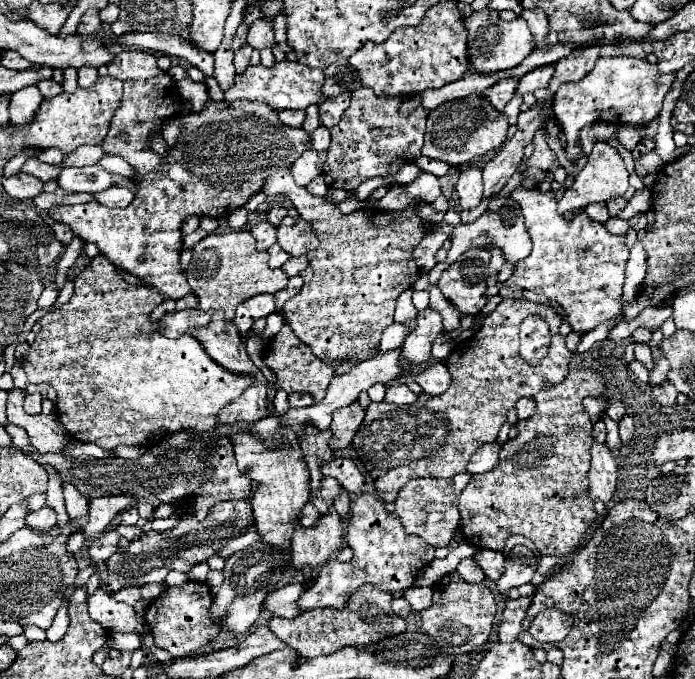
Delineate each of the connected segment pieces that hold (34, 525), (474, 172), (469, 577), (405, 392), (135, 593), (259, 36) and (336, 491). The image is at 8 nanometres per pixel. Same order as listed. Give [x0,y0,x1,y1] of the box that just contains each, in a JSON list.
[[26,507,56,533],[456,167,482,209],[456,557,484,583],[384,383,418,405],[110,587,140,603],[248,21,276,49],[310,477,342,515]]

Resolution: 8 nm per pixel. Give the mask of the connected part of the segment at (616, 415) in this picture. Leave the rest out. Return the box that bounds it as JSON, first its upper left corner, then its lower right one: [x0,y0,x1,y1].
[608,399,626,423]

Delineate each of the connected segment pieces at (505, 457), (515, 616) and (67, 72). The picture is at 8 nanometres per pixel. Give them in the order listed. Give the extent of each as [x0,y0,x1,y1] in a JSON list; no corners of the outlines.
[[458,369,606,557],[498,597,530,643],[62,67,78,93]]

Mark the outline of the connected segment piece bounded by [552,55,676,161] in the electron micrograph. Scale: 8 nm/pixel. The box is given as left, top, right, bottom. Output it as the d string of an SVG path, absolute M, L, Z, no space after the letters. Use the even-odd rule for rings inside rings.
M600 57L596 67L584 75L580 81L562 83L554 95L552 109L554 117L566 135L566 157L576 161L582 155L582 147L578 147L578 133L582 127L606 121L606 123L630 123L630 125L646 125L654 119L656 107L662 107L666 93L670 91L676 75L660 73L656 63L636 57Z

